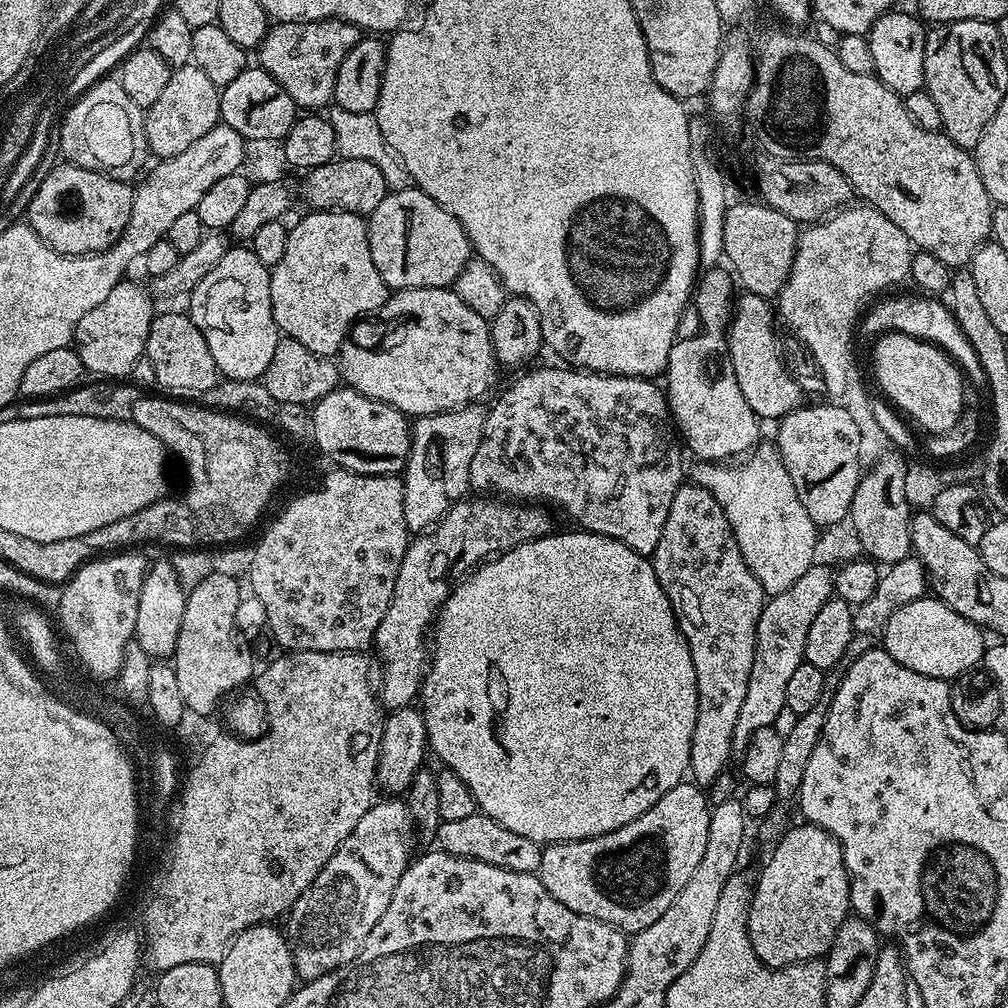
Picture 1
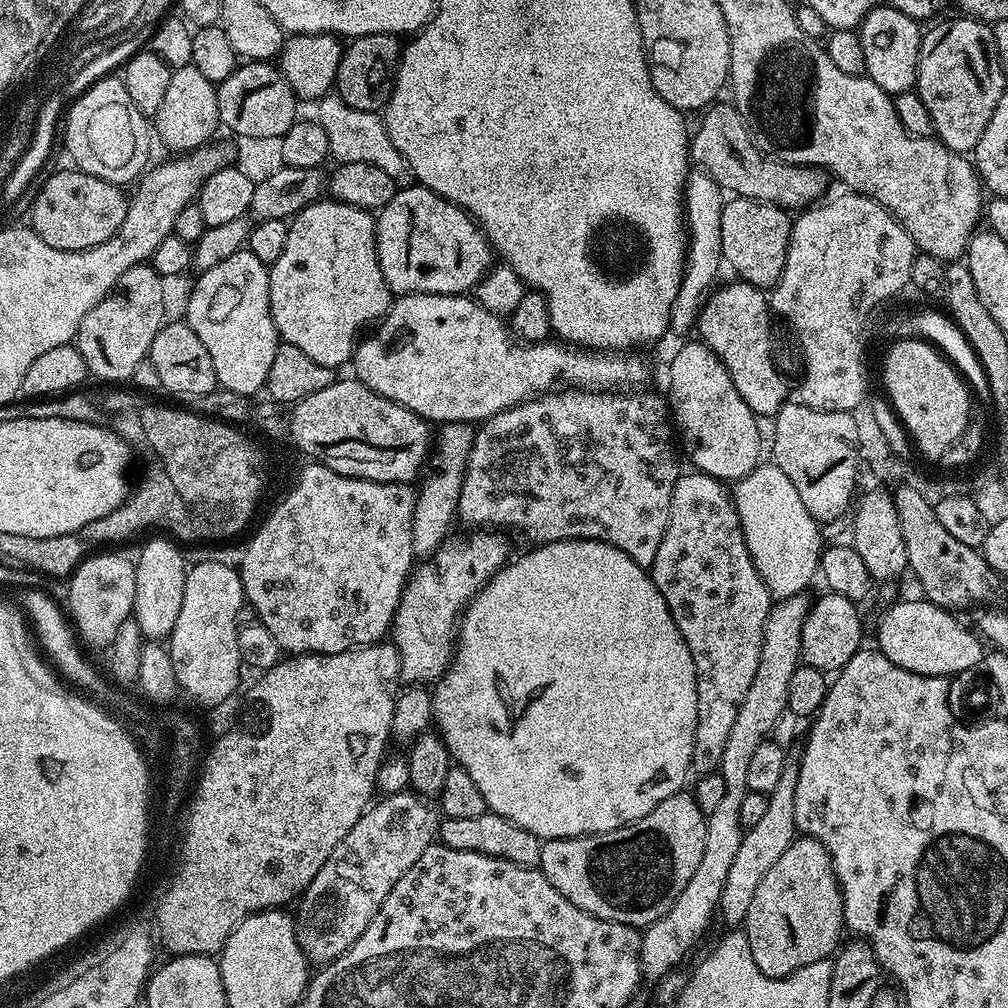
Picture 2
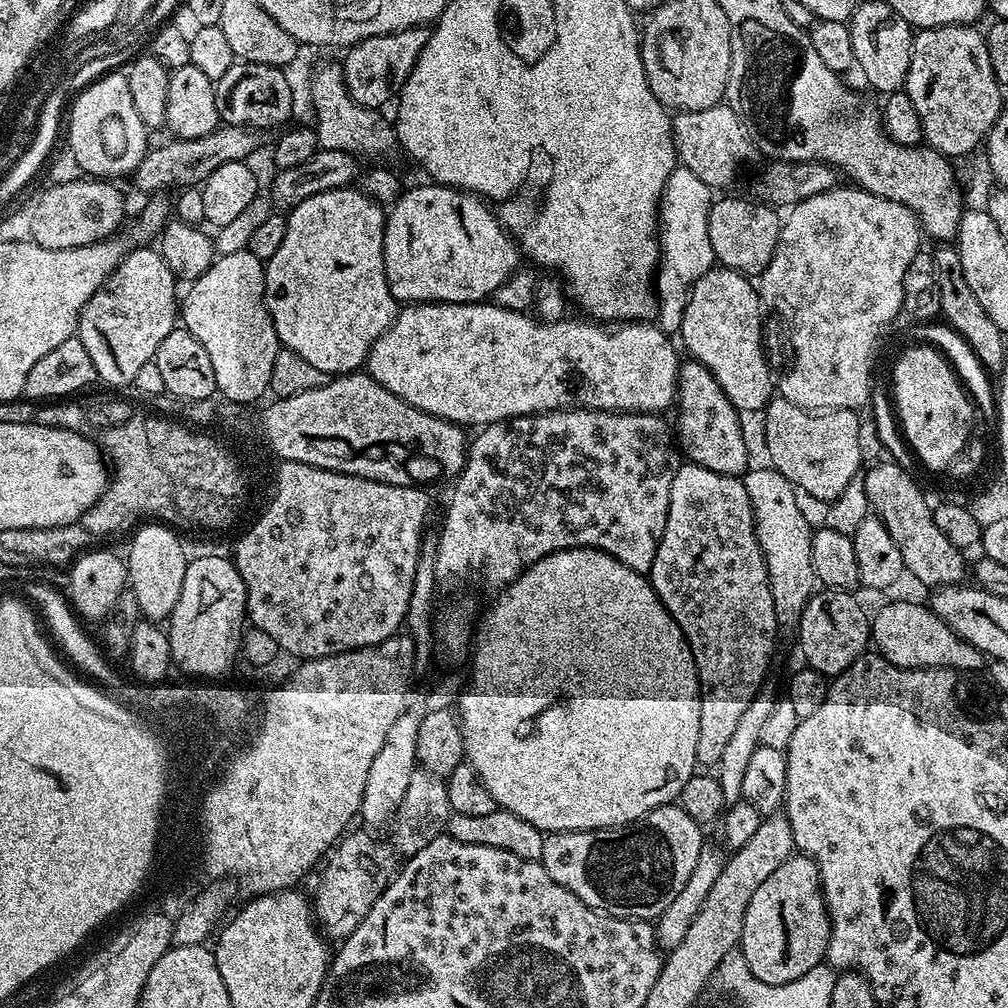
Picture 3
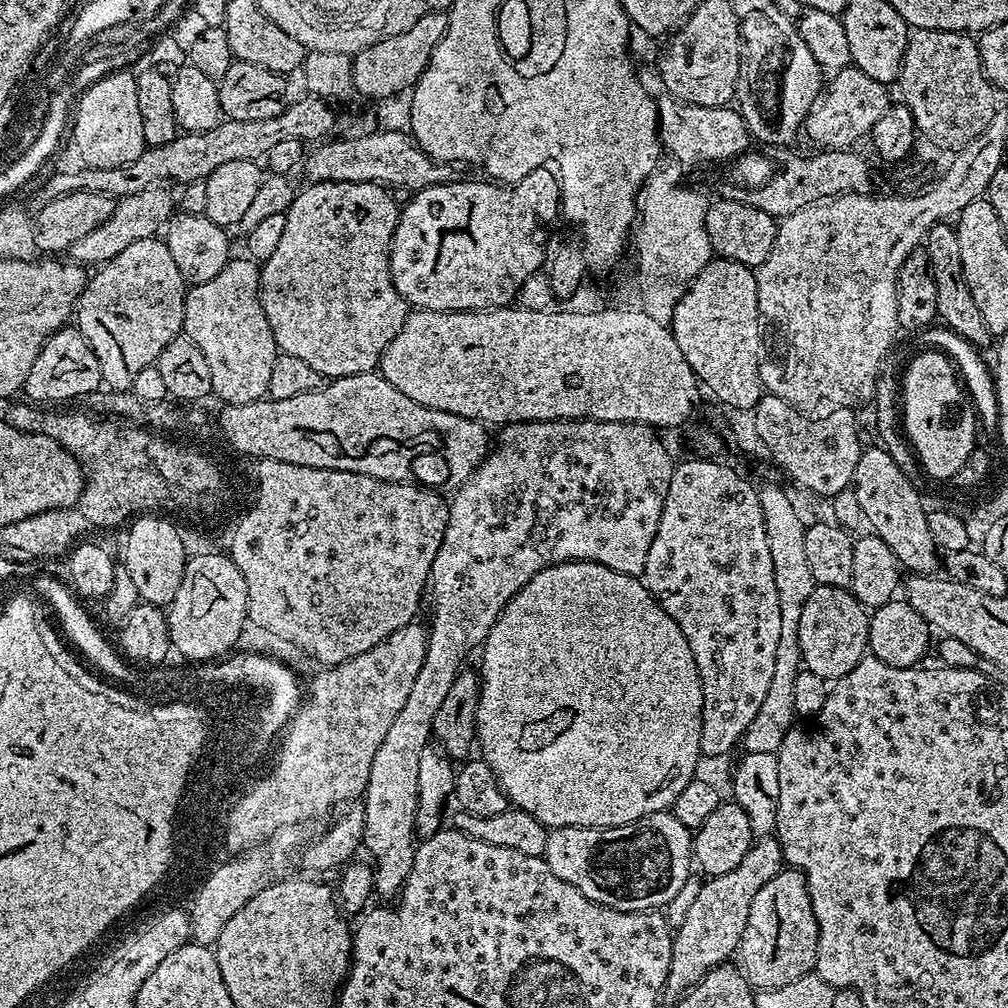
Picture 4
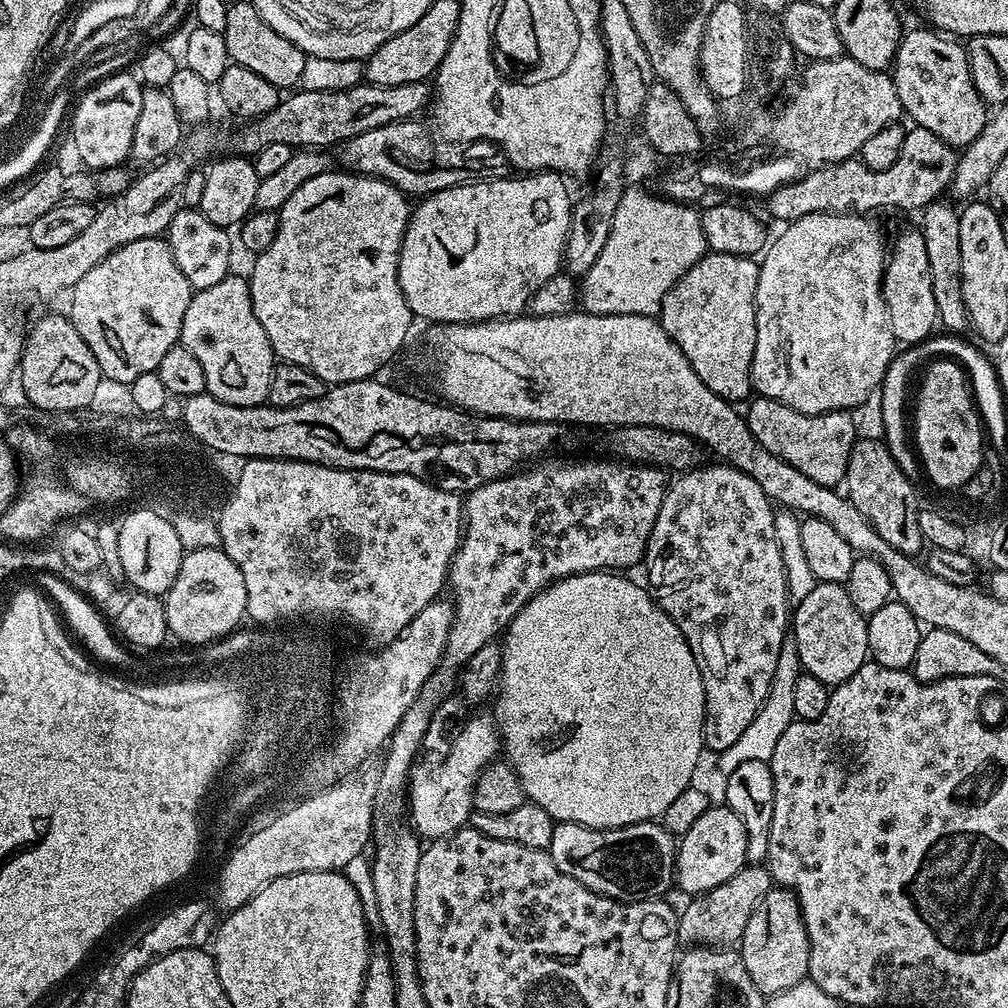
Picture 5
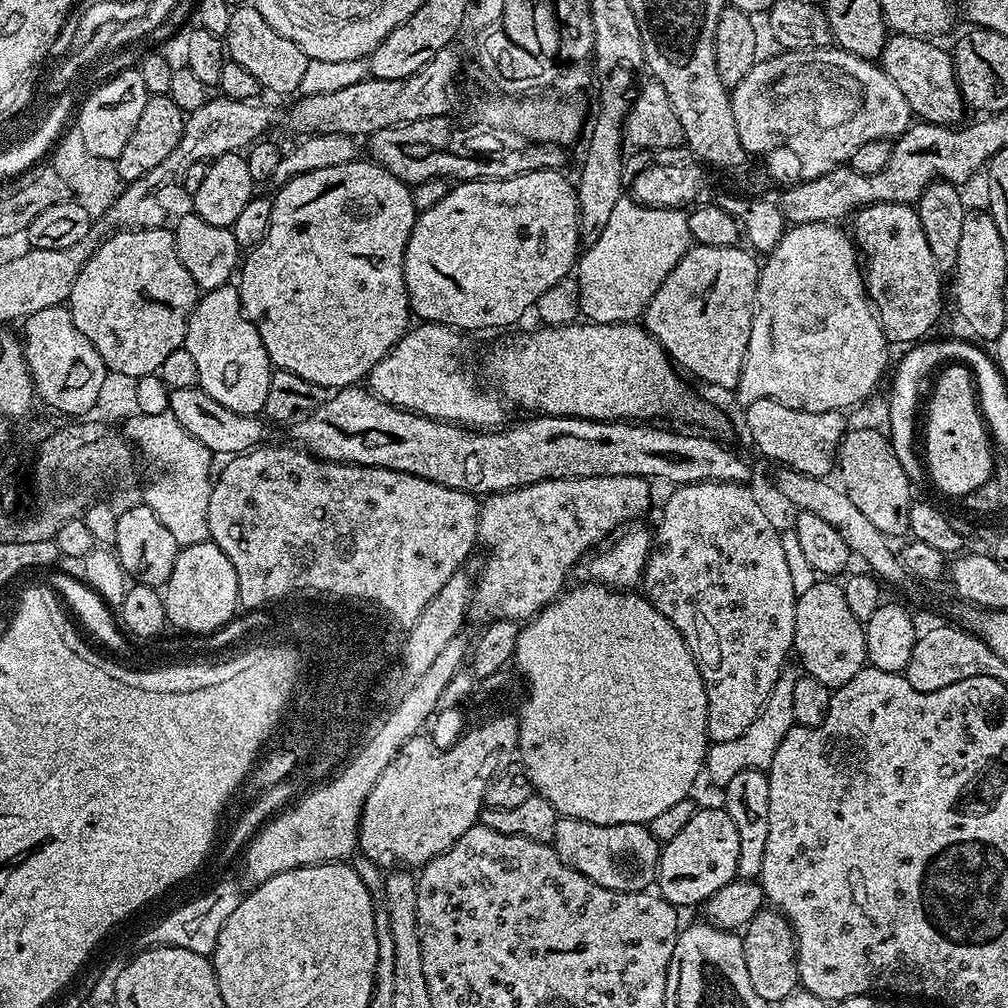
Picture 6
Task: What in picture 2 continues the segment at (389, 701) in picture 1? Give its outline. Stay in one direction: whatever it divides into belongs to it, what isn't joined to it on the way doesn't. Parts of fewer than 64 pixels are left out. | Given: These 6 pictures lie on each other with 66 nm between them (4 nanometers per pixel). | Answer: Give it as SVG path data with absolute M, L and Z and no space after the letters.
M476 530L473 533L473 536L468 536L465 540L448 538L436 549L430 560L436 567L436 572L428 572L427 566L424 565L427 563L420 562L415 565L412 575L408 578L390 629L391 643L396 645L396 653L400 655L399 679L405 680L405 685L432 686L439 681L445 670L452 665L458 625L464 609L468 607L468 601L482 591L495 572L499 572L509 563L508 548L496 537L499 535L488 530Z

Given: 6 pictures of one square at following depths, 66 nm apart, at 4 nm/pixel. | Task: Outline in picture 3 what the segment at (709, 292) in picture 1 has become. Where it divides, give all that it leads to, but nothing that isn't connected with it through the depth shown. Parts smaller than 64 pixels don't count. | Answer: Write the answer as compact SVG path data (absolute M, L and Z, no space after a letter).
M695 362L681 363L677 380L677 410L676 440L681 453L688 454L691 463L727 476L741 475L749 467L741 415L706 366Z

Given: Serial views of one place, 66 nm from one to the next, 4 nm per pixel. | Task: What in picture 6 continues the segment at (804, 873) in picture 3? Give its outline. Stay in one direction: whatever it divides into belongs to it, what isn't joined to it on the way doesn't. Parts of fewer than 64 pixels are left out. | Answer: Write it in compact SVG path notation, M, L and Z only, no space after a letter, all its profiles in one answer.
M762 910L743 929L744 957L746 958L746 974L750 974L750 982L754 986L758 998L767 1000L769 1005L779 1005L780 1001L797 991L800 975L796 965L796 935L792 933L792 925L778 911Z

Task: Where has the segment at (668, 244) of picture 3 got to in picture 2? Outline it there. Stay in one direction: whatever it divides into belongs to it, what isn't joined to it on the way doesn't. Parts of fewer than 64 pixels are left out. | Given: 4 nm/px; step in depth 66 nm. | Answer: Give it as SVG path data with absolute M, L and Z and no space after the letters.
M693 169L685 180L684 209L688 231L685 251L684 277L679 286L674 306L671 310L671 331L686 334L695 329L699 321L699 311L704 295L715 285L719 268L722 268L721 254L721 214L726 200L724 191L709 175L700 169Z

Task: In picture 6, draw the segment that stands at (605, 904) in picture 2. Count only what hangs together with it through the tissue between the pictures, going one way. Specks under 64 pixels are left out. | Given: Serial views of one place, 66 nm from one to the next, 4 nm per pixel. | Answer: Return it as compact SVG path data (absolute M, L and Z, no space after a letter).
M565 816L554 830L552 844L566 866L578 870L578 874L606 890L643 892L656 884L662 844L645 825L595 824Z

